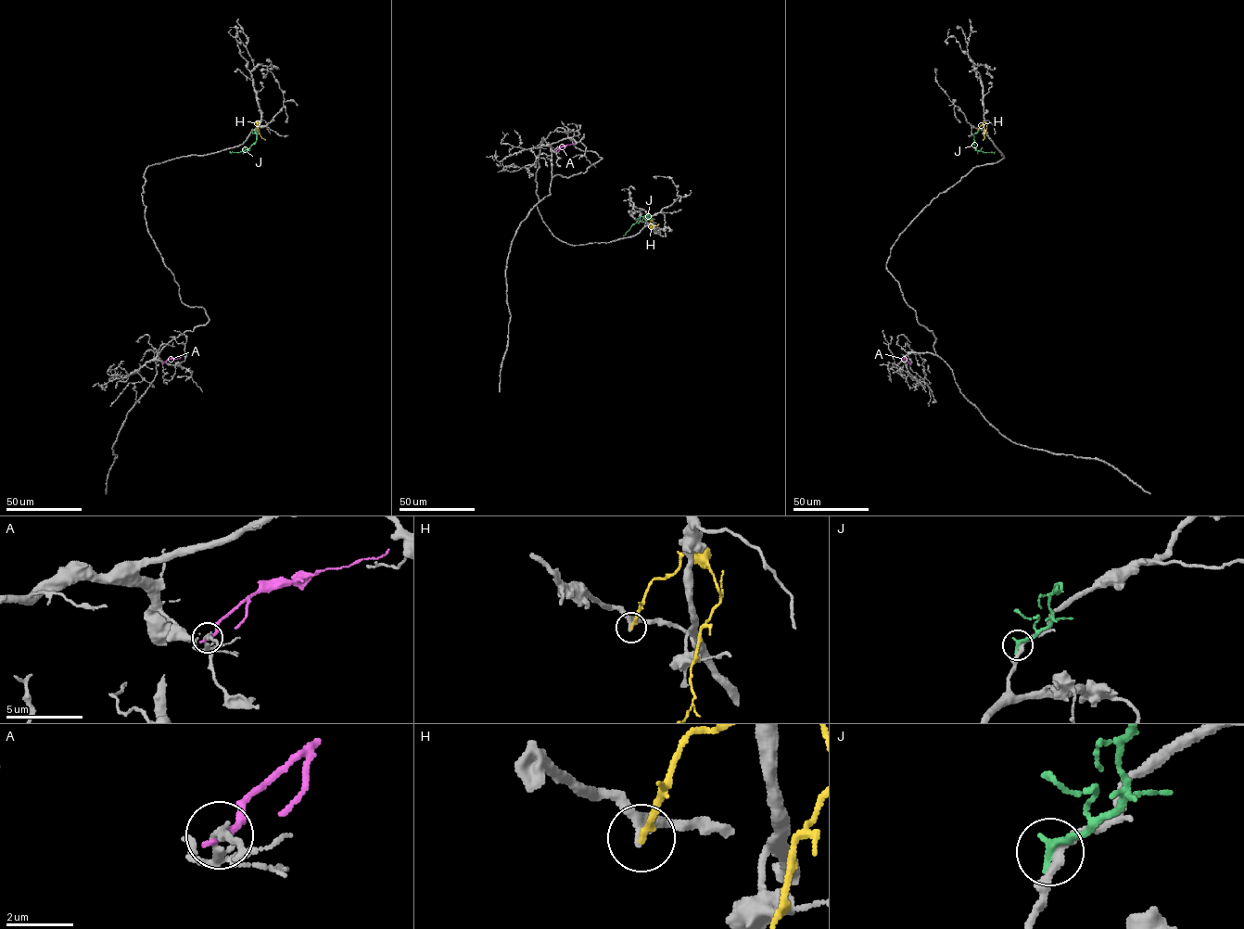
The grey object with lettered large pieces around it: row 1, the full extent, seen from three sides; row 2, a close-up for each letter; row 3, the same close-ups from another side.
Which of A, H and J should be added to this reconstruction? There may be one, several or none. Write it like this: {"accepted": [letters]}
{"accepted": []}

